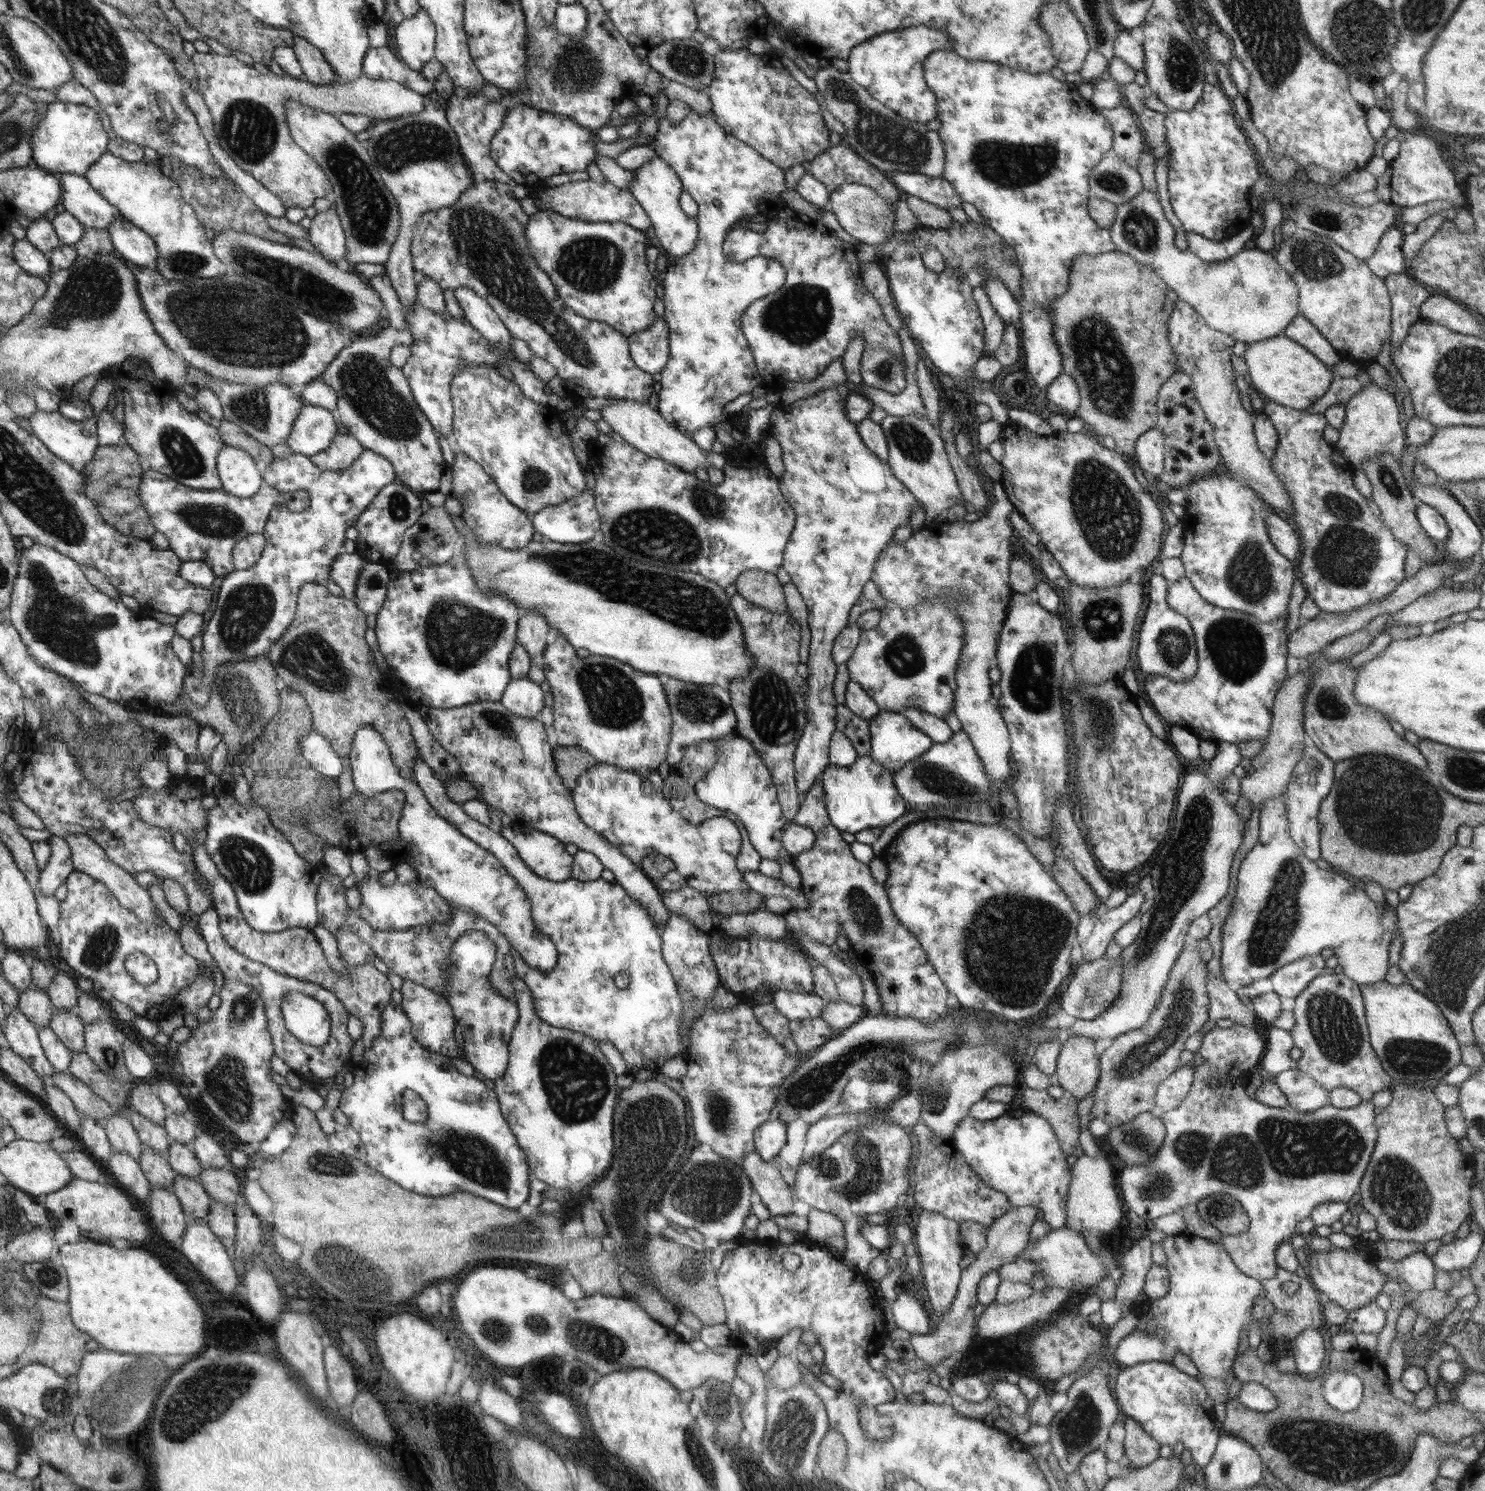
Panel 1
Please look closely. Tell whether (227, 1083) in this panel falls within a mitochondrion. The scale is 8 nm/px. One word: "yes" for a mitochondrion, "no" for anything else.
yes

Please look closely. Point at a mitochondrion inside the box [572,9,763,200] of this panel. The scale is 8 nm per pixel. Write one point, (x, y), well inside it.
(684, 58)

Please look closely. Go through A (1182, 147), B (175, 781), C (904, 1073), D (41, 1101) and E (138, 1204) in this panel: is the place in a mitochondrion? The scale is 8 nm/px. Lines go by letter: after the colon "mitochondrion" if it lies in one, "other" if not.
A: other
B: other
C: mitochondrion
D: other
E: other

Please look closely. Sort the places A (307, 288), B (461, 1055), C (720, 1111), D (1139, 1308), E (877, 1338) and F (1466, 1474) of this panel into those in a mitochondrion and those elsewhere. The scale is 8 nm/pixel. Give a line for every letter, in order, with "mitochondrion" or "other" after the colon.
A: mitochondrion
B: other
C: mitochondrion
D: other
E: other
F: other

